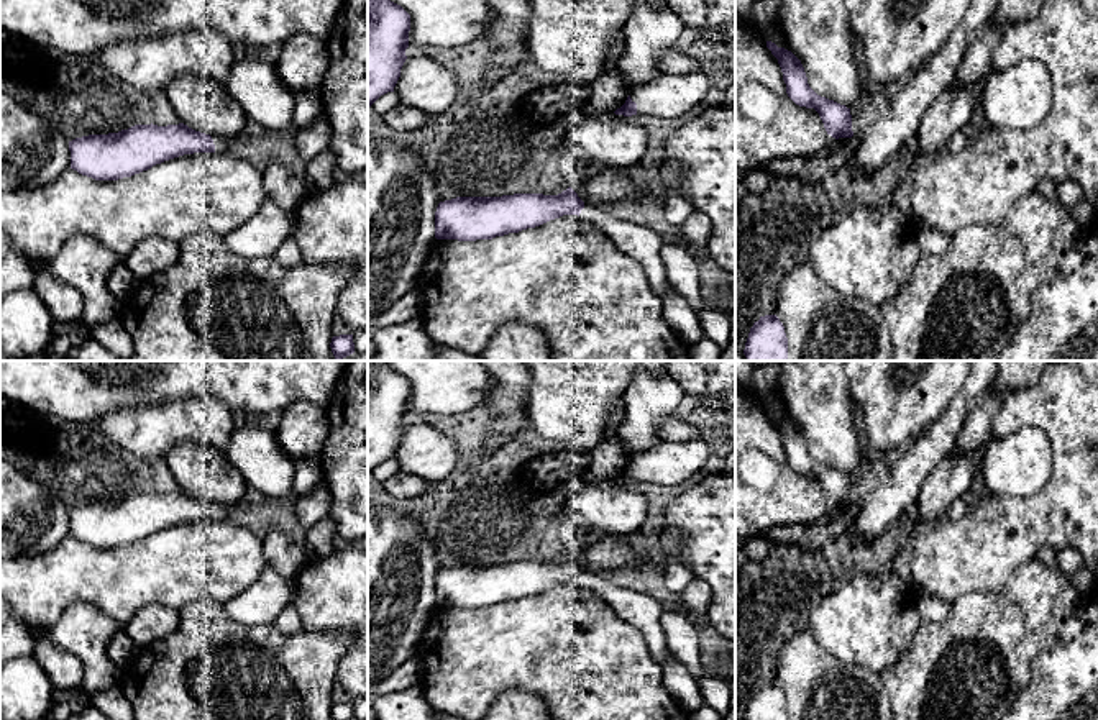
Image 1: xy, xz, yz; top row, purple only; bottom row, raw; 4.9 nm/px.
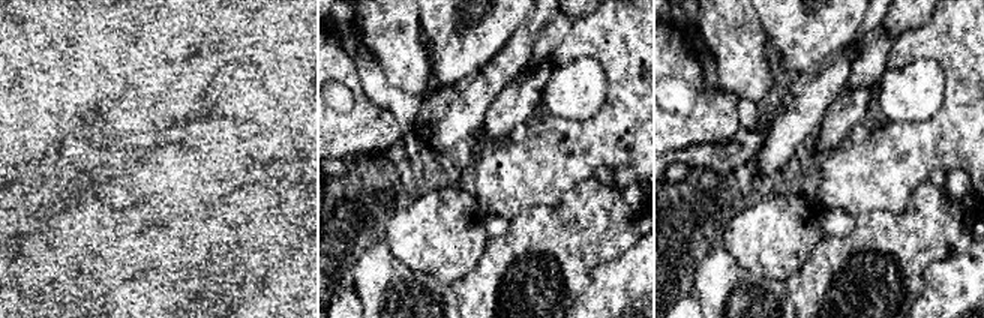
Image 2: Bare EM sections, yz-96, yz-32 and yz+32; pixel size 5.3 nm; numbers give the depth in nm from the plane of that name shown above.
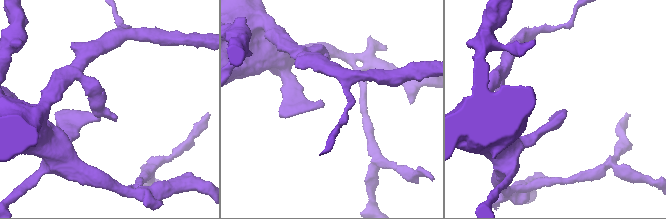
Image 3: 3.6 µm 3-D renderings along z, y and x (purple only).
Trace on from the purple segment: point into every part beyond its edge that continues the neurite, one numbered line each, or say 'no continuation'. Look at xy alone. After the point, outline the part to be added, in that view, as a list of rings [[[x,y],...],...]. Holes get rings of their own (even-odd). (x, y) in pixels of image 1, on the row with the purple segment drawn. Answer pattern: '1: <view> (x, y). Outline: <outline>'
1: xy (222, 145). Outline: [[[212,136],[212,139],[217,153],[228,153],[235,144],[235,139],[226,139],[222,136]]]

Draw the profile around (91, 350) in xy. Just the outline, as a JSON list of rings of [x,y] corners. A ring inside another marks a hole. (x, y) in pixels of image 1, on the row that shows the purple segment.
[[[89,338],[79,349],[72,351],[67,361],[128,361],[115,356],[95,338]]]

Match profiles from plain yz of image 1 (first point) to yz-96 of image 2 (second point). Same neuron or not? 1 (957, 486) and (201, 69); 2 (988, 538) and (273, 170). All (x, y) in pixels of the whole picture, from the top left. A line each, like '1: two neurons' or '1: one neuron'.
1: one neuron
2: two neurons

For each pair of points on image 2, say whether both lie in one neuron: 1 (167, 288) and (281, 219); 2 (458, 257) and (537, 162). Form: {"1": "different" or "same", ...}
{"1": "same", "2": "different"}

